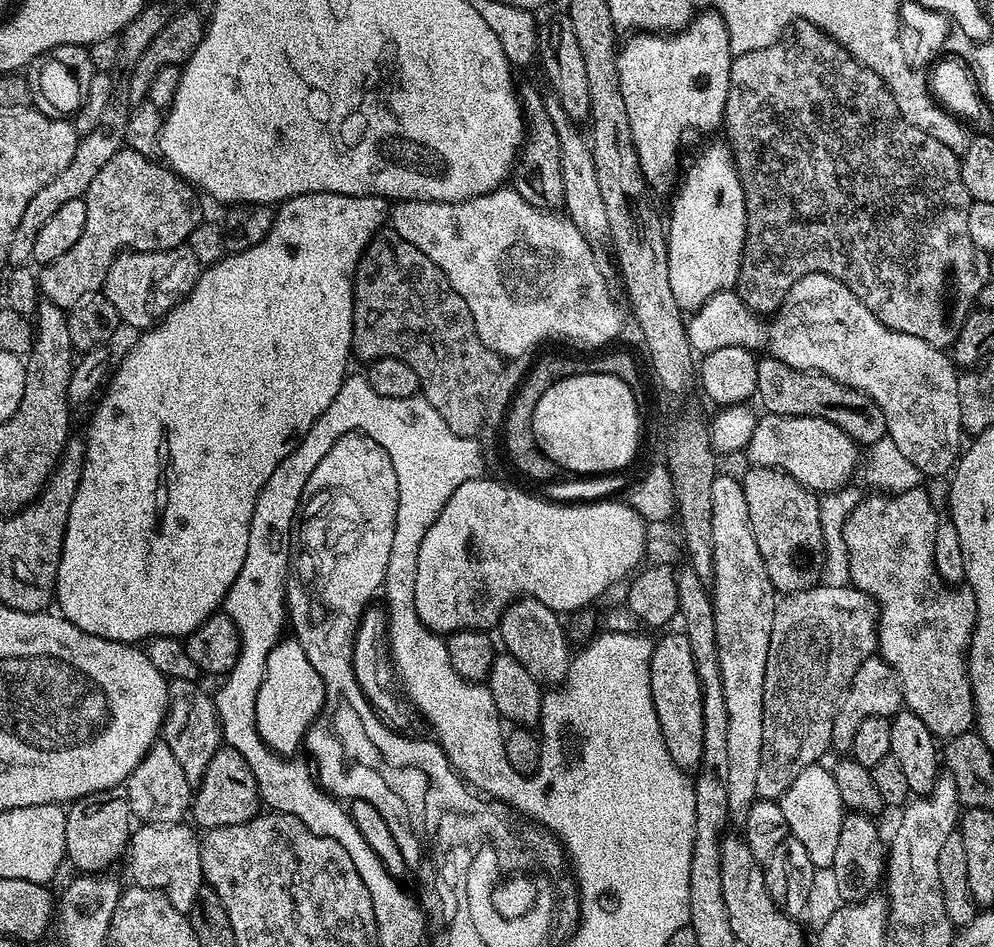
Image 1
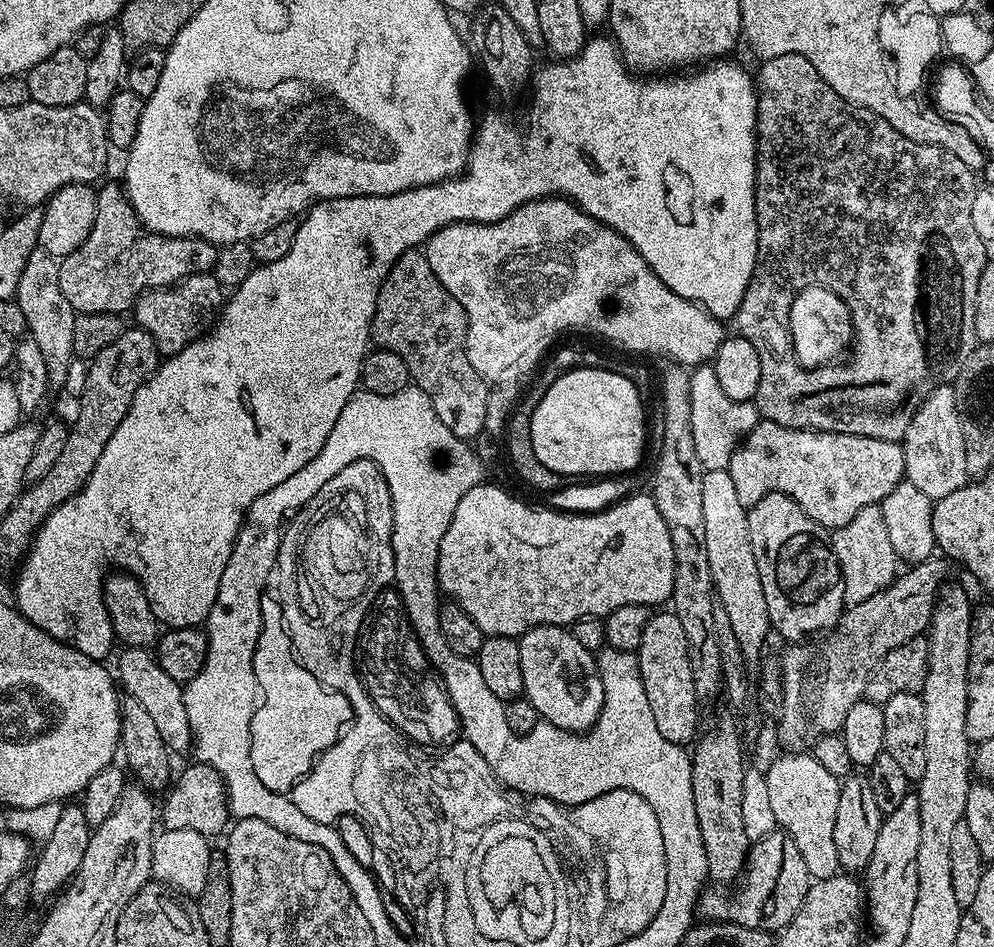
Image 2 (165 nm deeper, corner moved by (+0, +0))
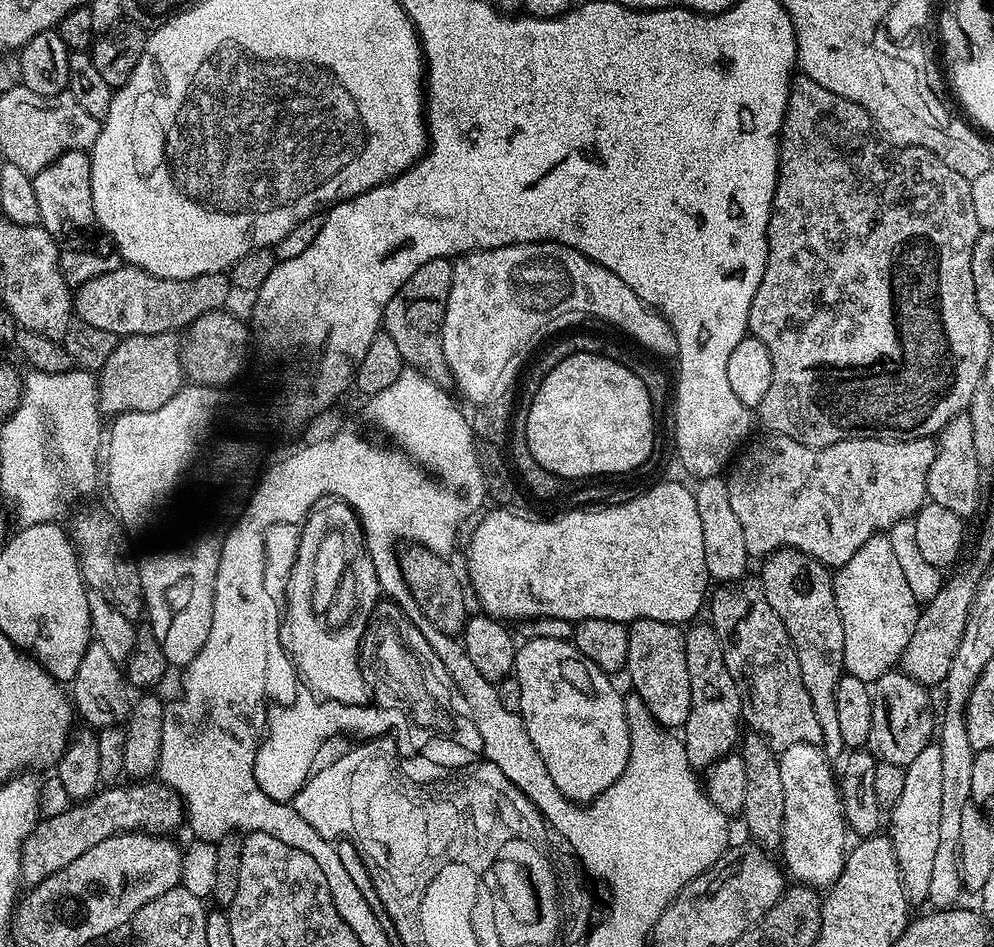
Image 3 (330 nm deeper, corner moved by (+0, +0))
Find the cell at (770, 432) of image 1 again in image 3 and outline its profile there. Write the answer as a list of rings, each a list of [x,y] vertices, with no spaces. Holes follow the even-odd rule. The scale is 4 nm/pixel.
[[[764,434],[761,440],[755,440],[753,439],[735,457],[734,463],[726,472],[730,490],[730,506],[738,517],[738,523],[742,525],[742,535],[746,538],[746,550],[749,557],[763,558],[771,552],[777,552],[779,548],[797,548],[810,554],[818,562],[828,565],[829,569],[835,570],[841,568],[846,562],[850,562],[850,558],[854,558],[854,553],[858,550],[858,546],[862,546],[862,542],[866,542],[871,536],[887,533],[888,529],[893,528],[898,522],[915,517],[928,500],[926,478],[930,470],[930,462],[934,462],[936,457],[936,440],[927,436],[913,440],[843,440],[825,448],[802,446],[794,442],[794,438],[779,434]]]

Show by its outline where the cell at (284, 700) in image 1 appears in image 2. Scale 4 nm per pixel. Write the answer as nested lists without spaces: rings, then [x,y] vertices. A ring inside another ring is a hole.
[[[266,594],[260,603],[262,626],[260,637],[256,639],[254,654],[254,674],[259,692],[256,713],[250,722],[250,746],[252,769],[271,792],[289,793],[293,785],[311,771],[317,757],[339,739],[346,726],[353,723],[350,702],[333,688],[326,687],[310,670],[306,670],[292,650],[292,639],[288,636],[288,627],[284,621],[284,611],[275,595]]]

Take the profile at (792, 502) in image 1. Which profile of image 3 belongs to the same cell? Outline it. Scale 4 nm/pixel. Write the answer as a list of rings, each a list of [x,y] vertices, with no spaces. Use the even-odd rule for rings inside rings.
[[[779,548],[777,552],[763,557],[758,573],[762,590],[766,594],[766,602],[778,618],[782,618],[782,626],[786,626],[788,636],[792,639],[792,647],[798,654],[798,670],[802,670],[802,686],[806,686],[806,694],[810,694],[810,703],[814,706],[814,718],[818,718],[818,727],[822,729],[822,747],[829,758],[840,758],[846,749],[842,742],[842,733],[838,723],[838,709],[834,703],[834,690],[838,690],[840,677],[844,671],[844,631],[842,618],[836,609],[833,573],[828,565],[818,562],[810,554],[797,548]]]

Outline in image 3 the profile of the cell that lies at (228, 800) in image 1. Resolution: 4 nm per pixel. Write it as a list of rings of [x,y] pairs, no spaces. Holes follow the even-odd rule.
[[[132,782],[127,785],[129,788],[108,786],[97,791],[96,795],[89,796],[83,802],[73,803],[62,814],[43,817],[32,829],[20,851],[21,881],[28,886],[42,882],[46,878],[50,878],[50,874],[62,870],[62,866],[70,866],[70,862],[74,862],[74,858],[78,858],[78,854],[86,854],[86,850],[90,850],[90,846],[98,846],[98,842],[102,842],[111,836],[117,836],[120,832],[150,832],[153,836],[172,834],[172,831],[179,824],[183,825],[185,823],[186,809],[184,801],[180,799],[180,795],[169,784],[163,782],[152,783]]]

